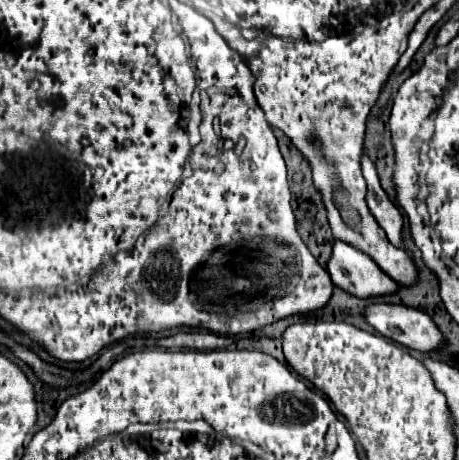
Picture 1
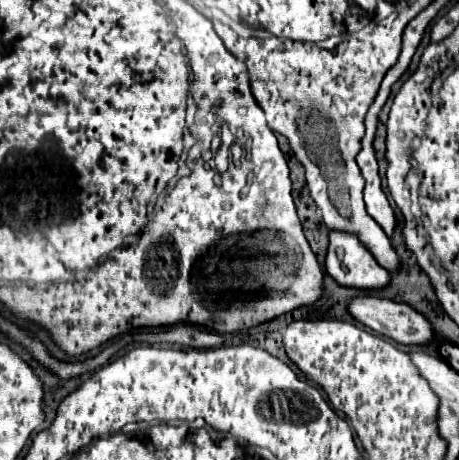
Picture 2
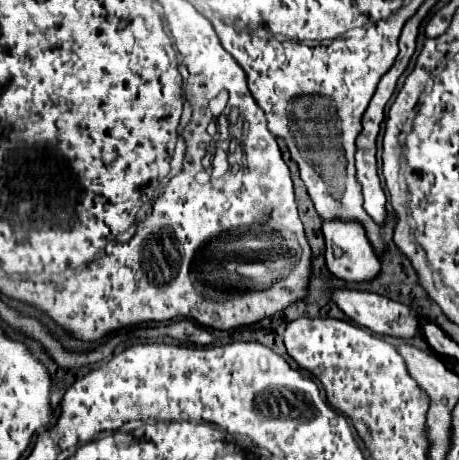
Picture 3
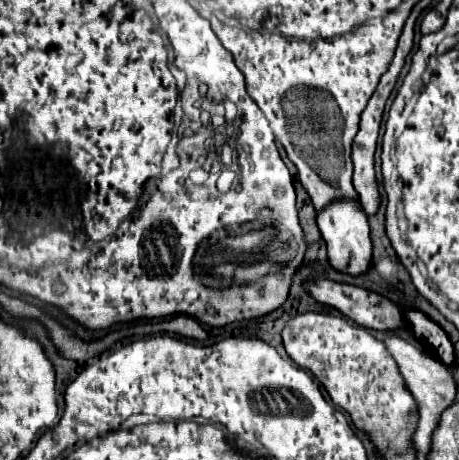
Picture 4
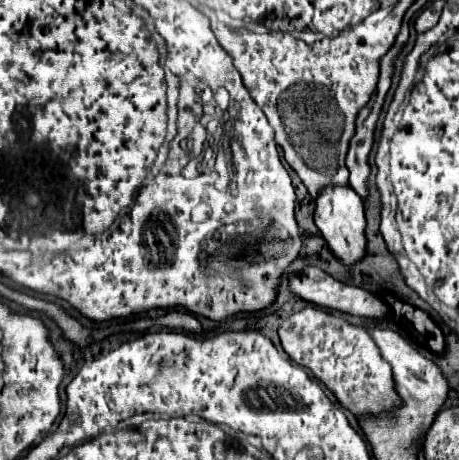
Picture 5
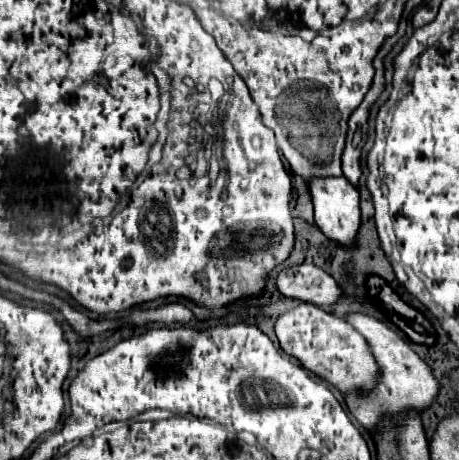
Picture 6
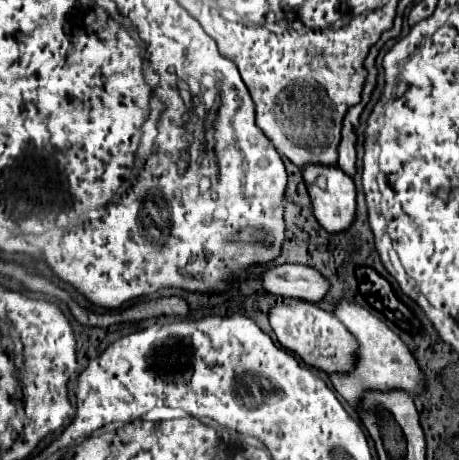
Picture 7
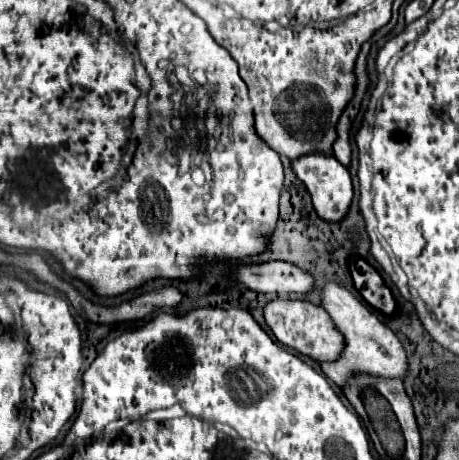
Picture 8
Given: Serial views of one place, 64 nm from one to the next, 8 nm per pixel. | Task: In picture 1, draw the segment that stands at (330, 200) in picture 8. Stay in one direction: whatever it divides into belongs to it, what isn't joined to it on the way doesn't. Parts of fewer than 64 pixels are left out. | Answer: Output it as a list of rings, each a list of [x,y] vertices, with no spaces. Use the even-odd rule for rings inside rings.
[[[342,240],[334,242],[332,256],[328,260],[328,274],[338,288],[358,298],[392,294],[398,288],[398,284],[382,272],[370,256]]]

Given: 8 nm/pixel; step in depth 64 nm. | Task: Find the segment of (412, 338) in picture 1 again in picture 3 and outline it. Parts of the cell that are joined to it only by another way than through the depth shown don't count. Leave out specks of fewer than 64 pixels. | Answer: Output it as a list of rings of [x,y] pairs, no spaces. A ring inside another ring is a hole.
[[[336,288],[332,290],[332,302],[340,306],[340,310],[354,320],[358,326],[364,326],[372,330],[374,334],[386,334],[394,338],[412,338],[418,334],[418,316],[412,314],[404,304],[394,302],[386,296],[374,294],[374,292],[362,292],[362,290],[350,290],[350,288]]]

